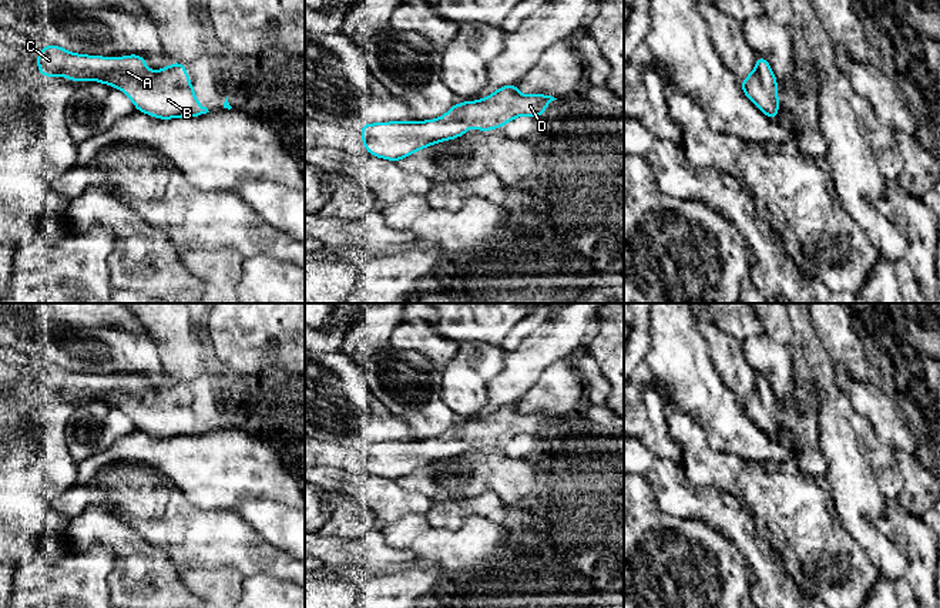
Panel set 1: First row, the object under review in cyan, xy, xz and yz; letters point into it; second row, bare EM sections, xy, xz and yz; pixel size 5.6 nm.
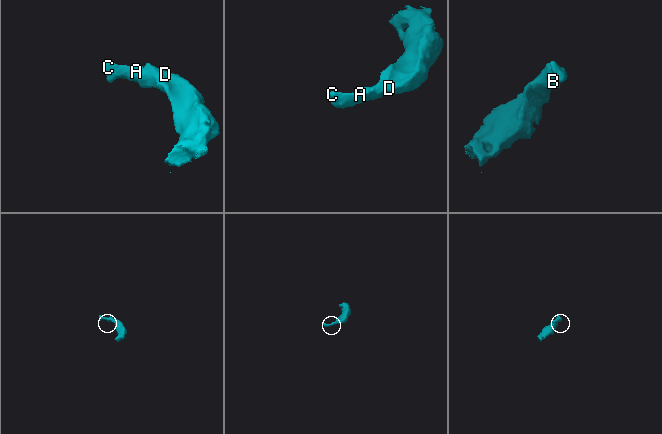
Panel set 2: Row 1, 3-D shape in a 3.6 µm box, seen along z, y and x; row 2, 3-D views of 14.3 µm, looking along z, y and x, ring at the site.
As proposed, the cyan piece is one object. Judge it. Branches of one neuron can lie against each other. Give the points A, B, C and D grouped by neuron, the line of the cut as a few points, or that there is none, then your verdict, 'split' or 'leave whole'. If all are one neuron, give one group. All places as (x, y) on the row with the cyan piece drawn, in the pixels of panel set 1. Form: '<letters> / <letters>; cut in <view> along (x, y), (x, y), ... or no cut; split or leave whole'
A B C D; no cut; leave whole

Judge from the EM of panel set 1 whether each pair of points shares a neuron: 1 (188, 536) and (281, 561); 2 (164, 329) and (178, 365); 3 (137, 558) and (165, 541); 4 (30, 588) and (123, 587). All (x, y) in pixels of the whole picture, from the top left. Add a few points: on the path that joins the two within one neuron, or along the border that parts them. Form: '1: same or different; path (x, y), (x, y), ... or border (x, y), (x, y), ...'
1: same; path (211, 538), (225, 538), (258, 557)
2: same; path (173, 338), (178, 343), (178, 356)
3: different; border (143, 538), (163, 547), (170, 554)
4: different; border (114, 554), (114, 571), (108, 578), (110, 593)

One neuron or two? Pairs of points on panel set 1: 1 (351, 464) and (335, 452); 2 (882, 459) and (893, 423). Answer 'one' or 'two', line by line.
1: one
2: two

